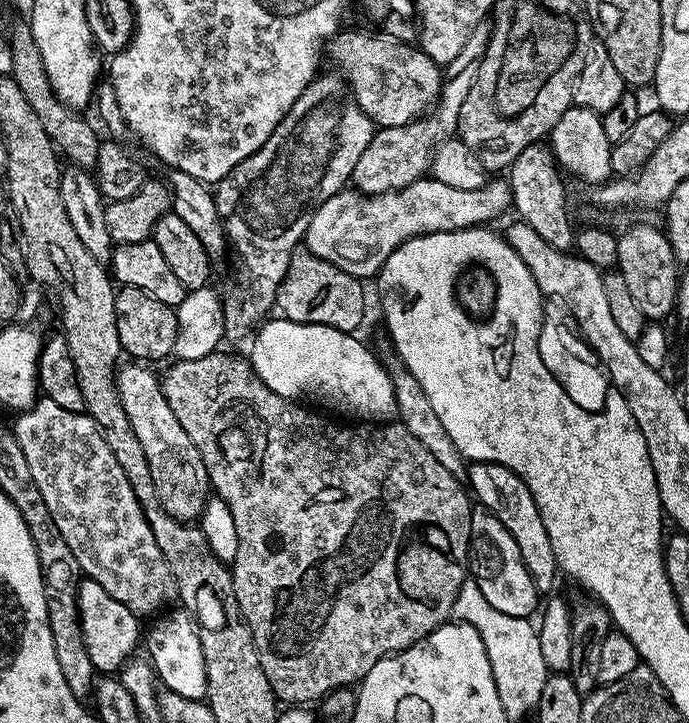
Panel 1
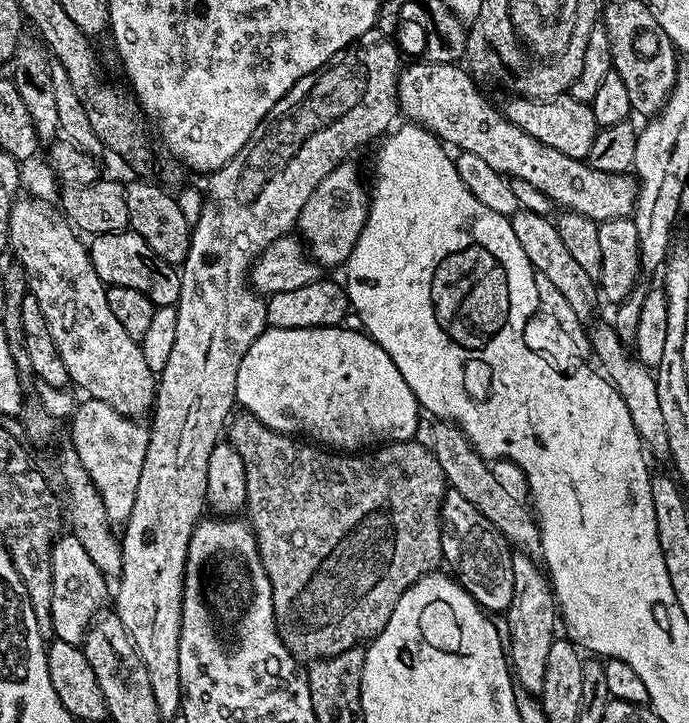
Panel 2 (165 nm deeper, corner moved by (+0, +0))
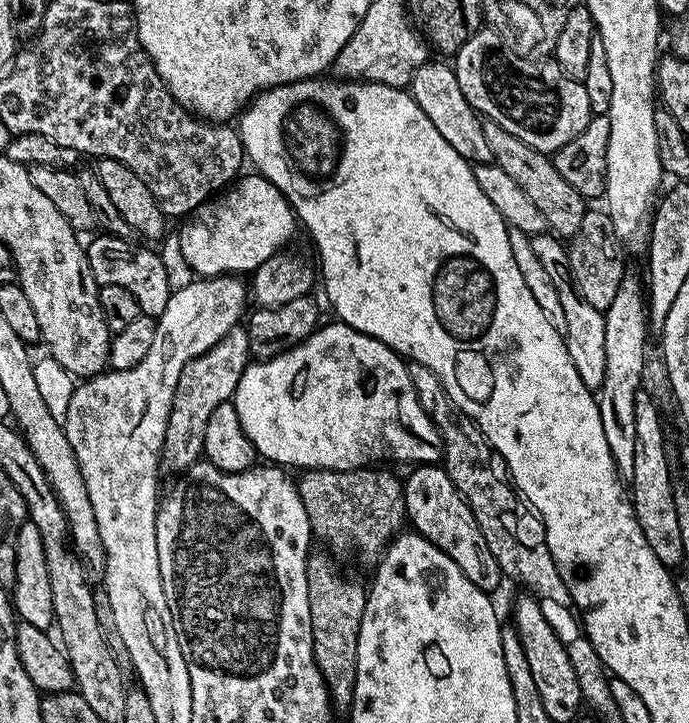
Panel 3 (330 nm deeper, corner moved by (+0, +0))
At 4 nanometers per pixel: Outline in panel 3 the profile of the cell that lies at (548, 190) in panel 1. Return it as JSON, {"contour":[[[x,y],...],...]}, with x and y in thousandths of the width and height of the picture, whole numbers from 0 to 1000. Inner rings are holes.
{"contour":[[[800,324],[771,328],[775,340],[775,353],[781,362],[804,390],[804,401],[810,401],[810,418],[816,418],[816,434],[821,437],[821,451],[816,461],[819,477],[827,490],[827,501],[833,501],[833,512],[839,512],[839,523],[853,538],[869,539],[874,534],[874,523],[880,523],[880,451],[877,434],[862,429],[856,418],[851,418],[836,404],[836,397],[824,379],[824,344],[808,328]]]}

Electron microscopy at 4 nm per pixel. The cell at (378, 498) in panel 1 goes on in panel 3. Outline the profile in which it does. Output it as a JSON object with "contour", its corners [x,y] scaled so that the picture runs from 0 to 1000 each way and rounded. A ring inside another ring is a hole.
{"contour":[[[556,646],[514,647],[509,653],[456,647],[437,657],[441,660],[433,664],[435,687],[460,748],[472,747],[478,759],[489,758],[482,759],[489,765],[518,763],[525,773],[540,776],[569,751],[589,725],[586,672],[582,660],[567,658],[552,647]]]}

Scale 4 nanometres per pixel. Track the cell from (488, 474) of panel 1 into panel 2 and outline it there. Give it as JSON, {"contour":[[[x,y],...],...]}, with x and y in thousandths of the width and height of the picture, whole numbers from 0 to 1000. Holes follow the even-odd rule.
{"contour":[[[745,762],[746,827],[740,827],[734,848],[734,906],[747,945],[765,961],[778,965],[787,954],[787,943],[792,943],[792,916],[798,906],[798,893],[810,882],[810,837],[791,787],[772,775],[776,773],[765,763]]]}

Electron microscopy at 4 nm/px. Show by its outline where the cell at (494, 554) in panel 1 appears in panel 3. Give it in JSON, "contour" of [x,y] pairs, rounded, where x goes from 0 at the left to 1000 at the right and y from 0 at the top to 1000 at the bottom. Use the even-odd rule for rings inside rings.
{"contour":[[[611,642],[599,646],[598,653],[585,665],[586,707],[597,729],[617,741],[626,752],[636,755],[649,766],[659,783],[688,805],[702,819],[718,820],[718,813],[729,804],[729,793],[717,766],[711,766],[711,755],[705,755],[705,744],[700,744],[700,733],[673,693],[668,679],[653,667],[649,653],[633,642]]]}

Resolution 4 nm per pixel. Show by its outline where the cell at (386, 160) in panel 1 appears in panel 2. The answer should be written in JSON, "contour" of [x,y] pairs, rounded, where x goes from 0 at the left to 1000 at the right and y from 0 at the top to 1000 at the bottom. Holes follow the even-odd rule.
{"contour":[[[511,224],[492,227],[462,252],[456,268],[450,268],[444,285],[438,285],[433,311],[434,325],[444,333],[446,347],[460,365],[472,372],[504,367],[520,324],[525,324],[531,313],[536,275],[536,261],[522,256],[522,238]]]}

